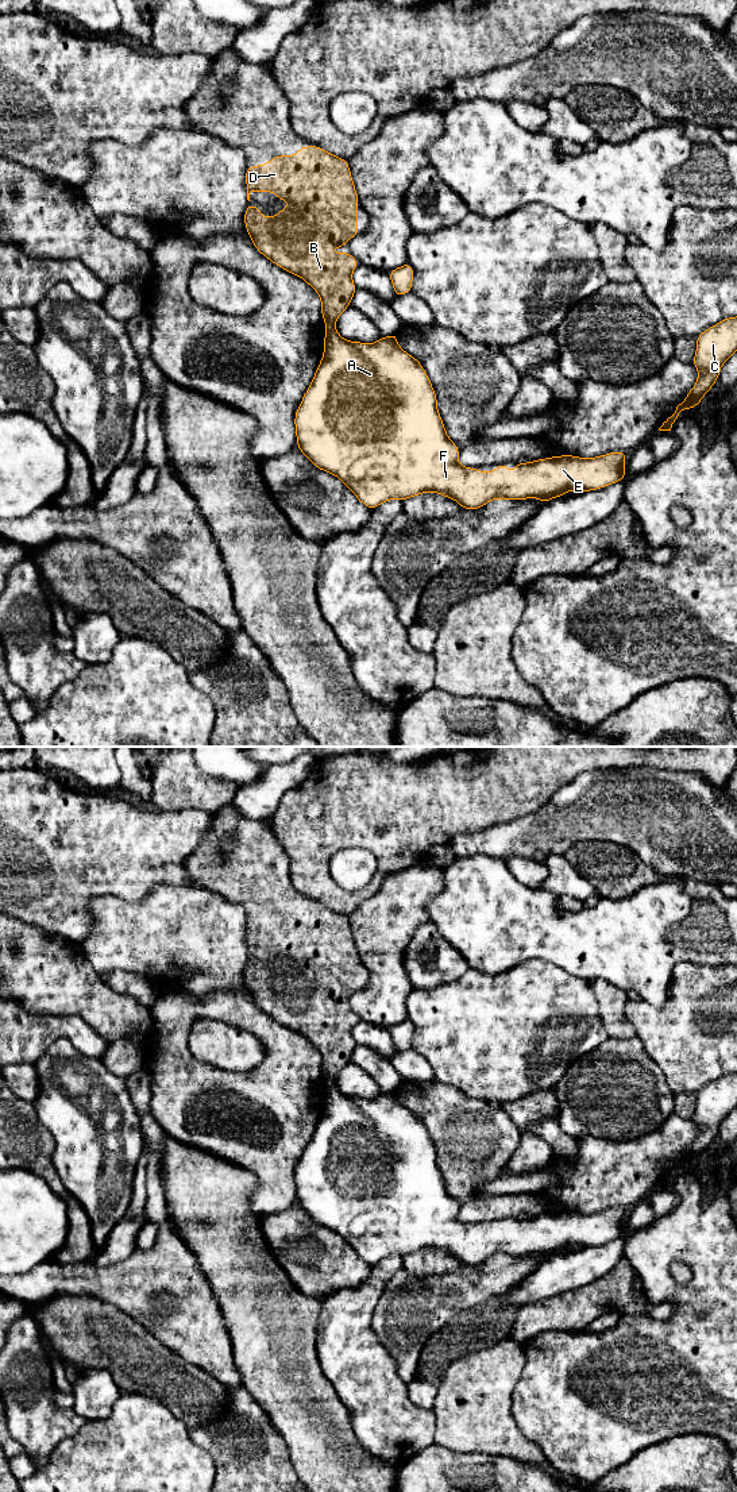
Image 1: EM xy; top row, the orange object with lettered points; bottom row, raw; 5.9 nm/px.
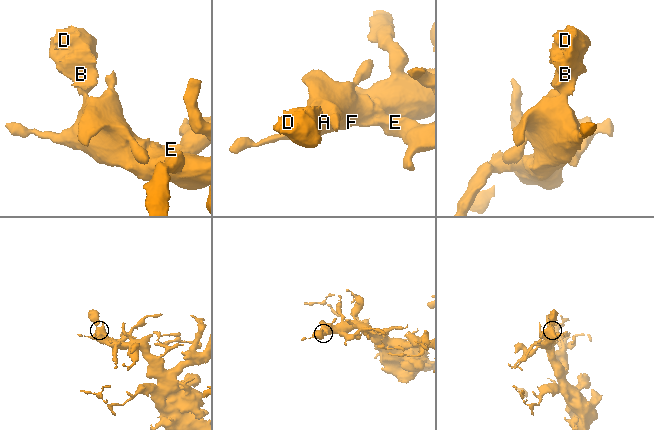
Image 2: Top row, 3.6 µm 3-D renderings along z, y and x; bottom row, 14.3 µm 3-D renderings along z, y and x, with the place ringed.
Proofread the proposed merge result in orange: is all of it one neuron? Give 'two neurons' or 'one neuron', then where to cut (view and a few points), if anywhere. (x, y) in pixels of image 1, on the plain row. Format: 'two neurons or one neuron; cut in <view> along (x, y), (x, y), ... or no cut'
two neurons; cut in xy along (334, 1078), (327, 1080)

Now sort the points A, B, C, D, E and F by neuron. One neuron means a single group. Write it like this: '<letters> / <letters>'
A C E F / B D

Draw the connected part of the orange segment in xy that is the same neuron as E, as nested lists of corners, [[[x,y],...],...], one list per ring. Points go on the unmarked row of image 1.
[[[335,1079],[327,1080],[323,1114],[296,1165],[294,1183],[297,1204],[312,1221],[337,1233],[371,1267],[385,1257],[404,1257],[422,1249],[441,1250],[467,1267],[476,1267],[491,1256],[501,1254],[539,1254],[545,1260],[572,1246],[593,1248],[626,1234],[624,1222],[628,1210],[622,1207],[594,1214],[559,1211],[526,1219],[514,1218],[514,1227],[506,1225],[506,1218],[494,1227],[462,1222],[458,1218],[460,1204],[447,1191],[435,1145],[422,1121],[398,1102],[397,1088],[379,1094],[375,1099],[362,1099],[344,1096]]]

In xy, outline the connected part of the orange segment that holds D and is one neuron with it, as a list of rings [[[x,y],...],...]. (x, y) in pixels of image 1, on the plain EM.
[[[310,899],[309,903],[300,902],[298,909],[296,911],[277,911],[265,921],[246,922],[246,942],[247,942],[247,956],[248,957],[250,957],[251,948],[273,948],[278,956],[285,956],[285,957],[290,959],[285,967],[277,967],[274,975],[271,975],[266,971],[261,972],[259,971],[261,963],[248,960],[244,967],[244,983],[252,996],[252,1001],[263,1013],[270,1015],[278,1023],[302,1034],[309,1042],[312,1042],[316,1046],[316,1049],[319,1050],[319,1053],[321,1056],[321,1072],[323,1072],[324,1079],[325,1080],[335,1079],[339,1075],[339,1072],[351,1061],[351,1056],[356,1048],[356,1042],[352,1037],[352,1028],[359,1021],[359,1018],[356,1017],[356,1014],[352,1010],[346,1010],[346,1009],[340,1007],[339,1011],[335,1011],[331,1006],[333,1002],[343,1003],[355,991],[360,990],[360,987],[358,986],[359,971],[358,971],[358,965],[356,965],[356,963],[359,961],[359,955],[358,955],[354,936],[352,936],[352,932],[350,928],[348,917],[344,914],[339,914],[339,913],[325,907],[324,905]]]

